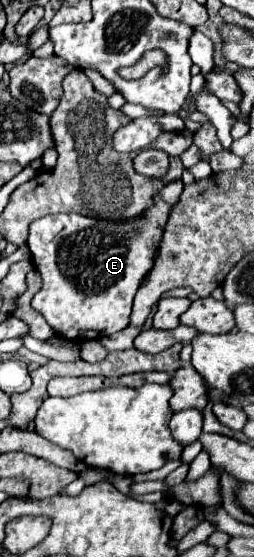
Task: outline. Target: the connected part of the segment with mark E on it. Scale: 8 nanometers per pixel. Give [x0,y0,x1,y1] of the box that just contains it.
[27,178,183,342]

